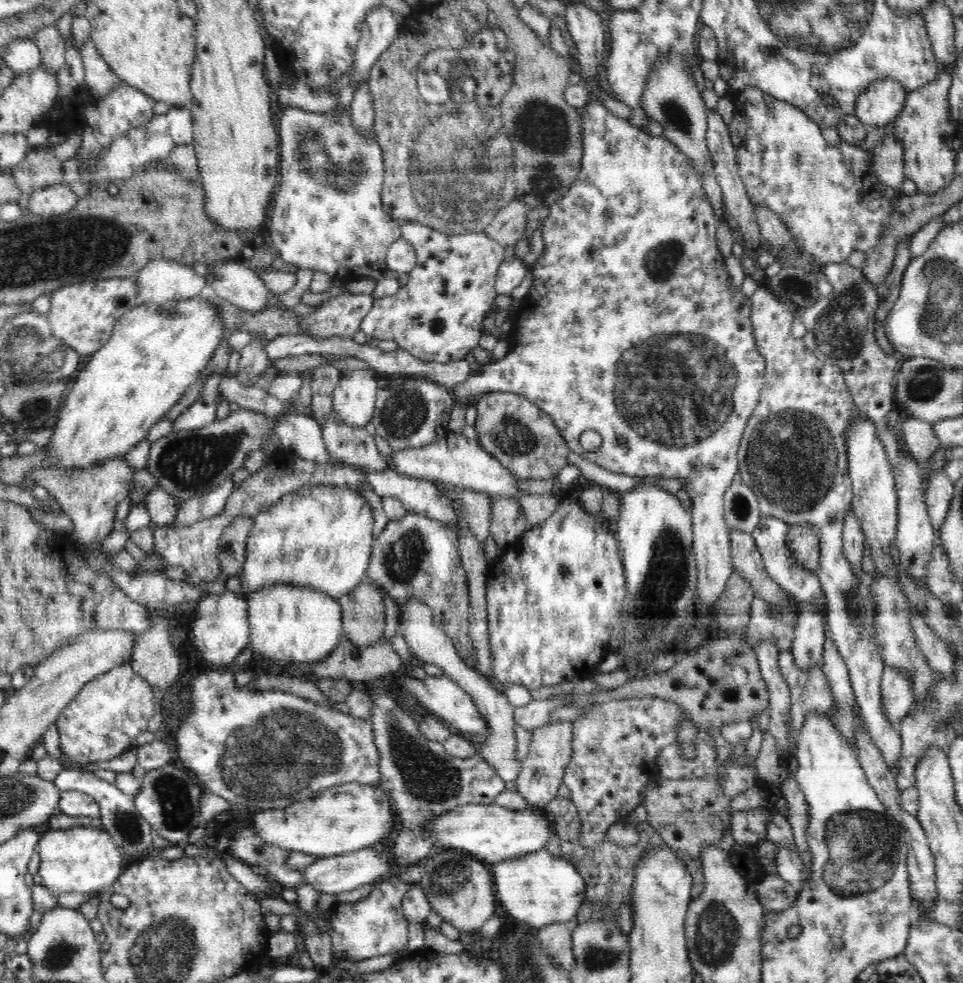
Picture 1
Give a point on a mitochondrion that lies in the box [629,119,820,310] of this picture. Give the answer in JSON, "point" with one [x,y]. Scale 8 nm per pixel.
{"point":[661,260]}

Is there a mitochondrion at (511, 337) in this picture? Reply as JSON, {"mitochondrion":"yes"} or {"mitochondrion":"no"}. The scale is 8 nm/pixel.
{"mitochondrion":"no"}

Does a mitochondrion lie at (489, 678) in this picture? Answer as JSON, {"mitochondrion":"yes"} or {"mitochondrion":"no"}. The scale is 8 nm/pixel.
{"mitochondrion":"no"}

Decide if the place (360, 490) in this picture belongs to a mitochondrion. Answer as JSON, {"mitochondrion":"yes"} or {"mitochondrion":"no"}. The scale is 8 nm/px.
{"mitochondrion":"no"}

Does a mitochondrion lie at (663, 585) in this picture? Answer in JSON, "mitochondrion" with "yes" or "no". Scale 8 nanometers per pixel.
{"mitochondrion":"yes"}

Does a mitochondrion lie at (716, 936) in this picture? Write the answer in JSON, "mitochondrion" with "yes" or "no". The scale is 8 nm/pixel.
{"mitochondrion":"yes"}

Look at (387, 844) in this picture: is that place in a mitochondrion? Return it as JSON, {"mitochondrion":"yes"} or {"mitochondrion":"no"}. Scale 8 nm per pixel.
{"mitochondrion":"no"}

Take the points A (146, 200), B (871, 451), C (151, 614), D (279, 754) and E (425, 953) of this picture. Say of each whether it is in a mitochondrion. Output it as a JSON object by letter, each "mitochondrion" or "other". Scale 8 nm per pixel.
{"A":"other","B":"other","C":"other","D":"mitochondrion","E":"other"}

